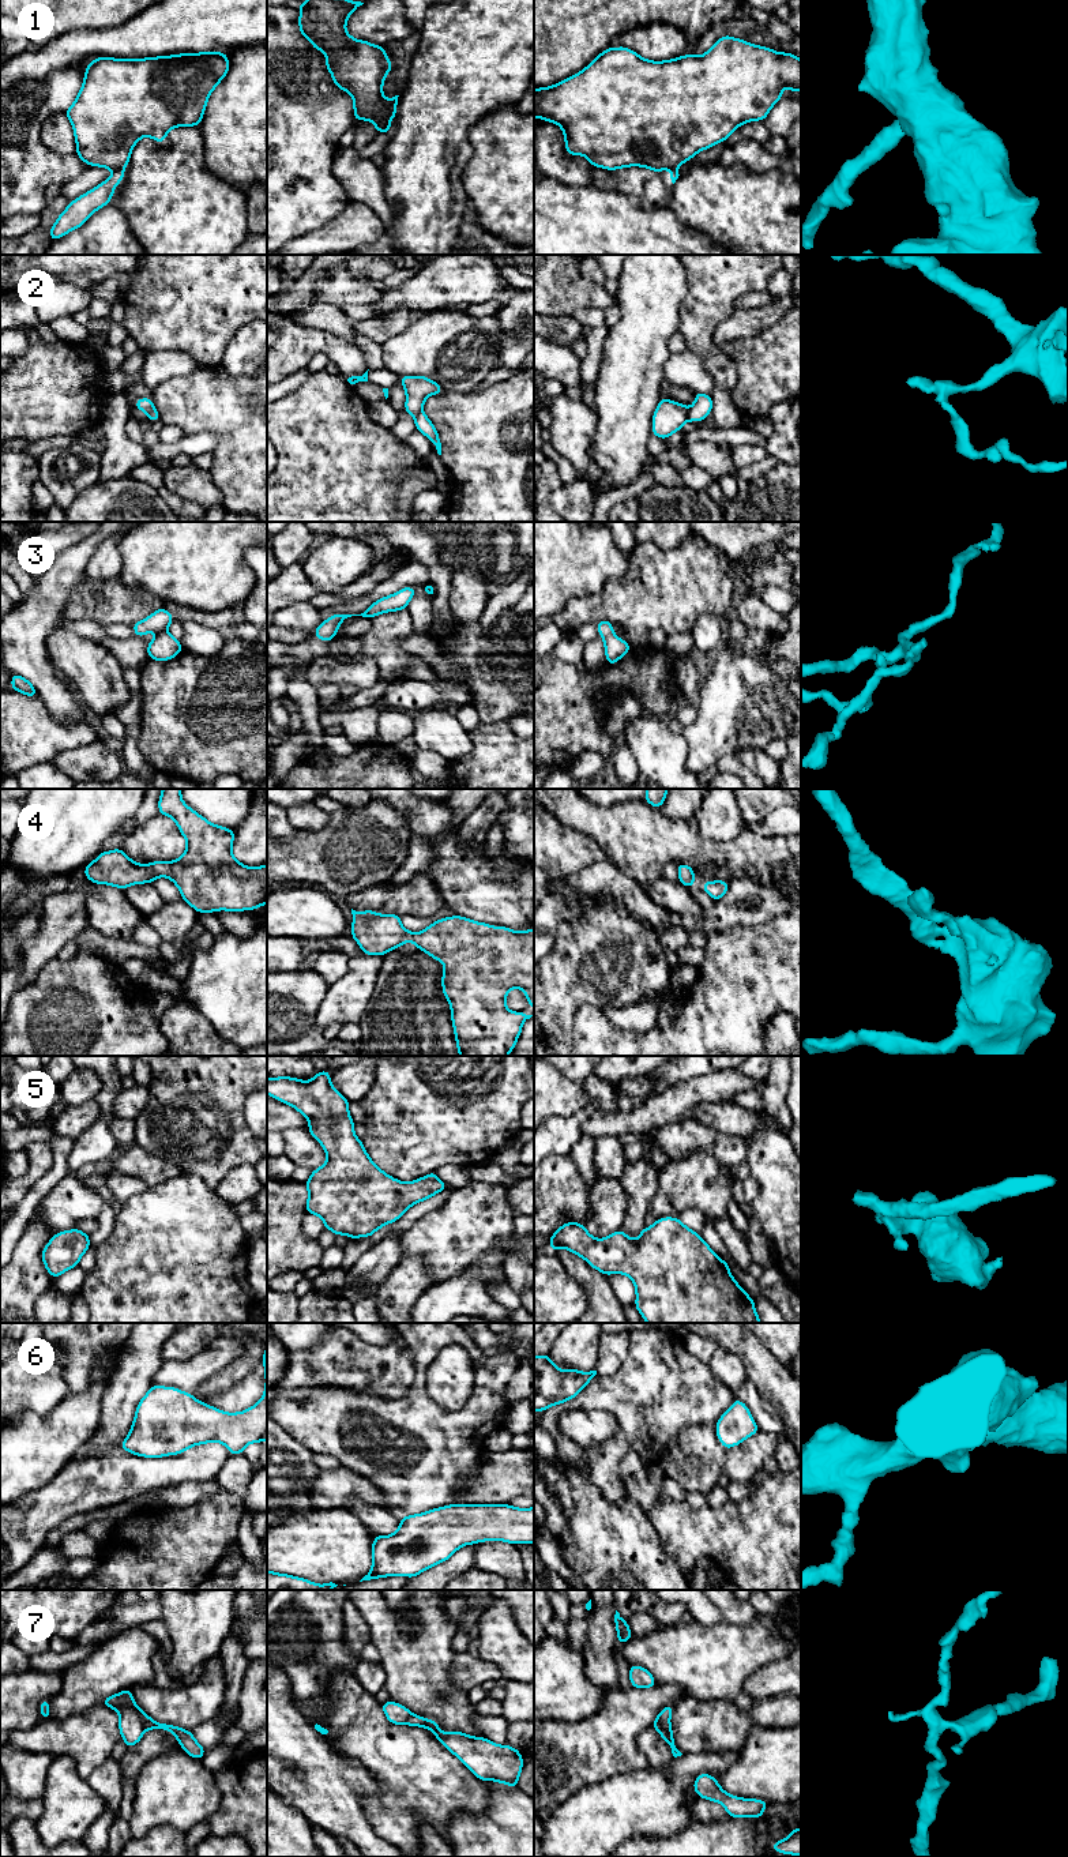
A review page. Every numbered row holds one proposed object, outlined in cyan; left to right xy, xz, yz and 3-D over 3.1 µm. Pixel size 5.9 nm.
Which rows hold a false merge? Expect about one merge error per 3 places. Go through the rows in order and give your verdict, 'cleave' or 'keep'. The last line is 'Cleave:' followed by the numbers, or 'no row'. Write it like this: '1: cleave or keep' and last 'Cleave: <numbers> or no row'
1: cleave
2: cleave
3: keep
4: keep
5: keep
6: keep
7: cleave
Cleave: 1, 2, 7

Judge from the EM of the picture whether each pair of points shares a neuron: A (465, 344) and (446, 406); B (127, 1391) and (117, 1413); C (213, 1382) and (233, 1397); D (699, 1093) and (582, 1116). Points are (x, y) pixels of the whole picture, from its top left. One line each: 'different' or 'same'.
A: different
B: same
C: different
D: different

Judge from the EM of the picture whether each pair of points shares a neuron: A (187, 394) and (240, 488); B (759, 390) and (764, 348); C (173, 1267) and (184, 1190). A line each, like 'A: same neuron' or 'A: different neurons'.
A: same neuron
B: same neuron
C: same neuron

